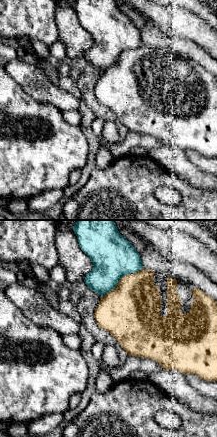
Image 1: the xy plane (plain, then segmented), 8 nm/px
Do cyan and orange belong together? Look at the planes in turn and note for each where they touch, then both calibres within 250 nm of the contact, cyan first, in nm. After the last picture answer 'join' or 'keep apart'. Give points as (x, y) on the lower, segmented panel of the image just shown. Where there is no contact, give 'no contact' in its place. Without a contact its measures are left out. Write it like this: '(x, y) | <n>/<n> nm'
(120, 278) | 340/420 nm

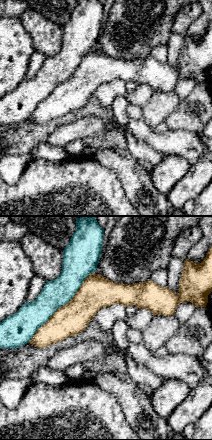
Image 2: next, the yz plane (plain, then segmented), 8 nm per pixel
(61, 306) | 220/260 nm

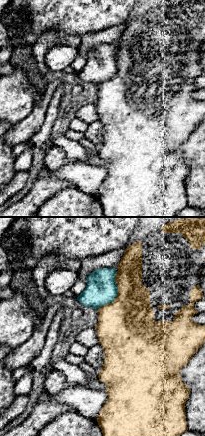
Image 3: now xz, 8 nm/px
(116, 295) | 260/440 nm

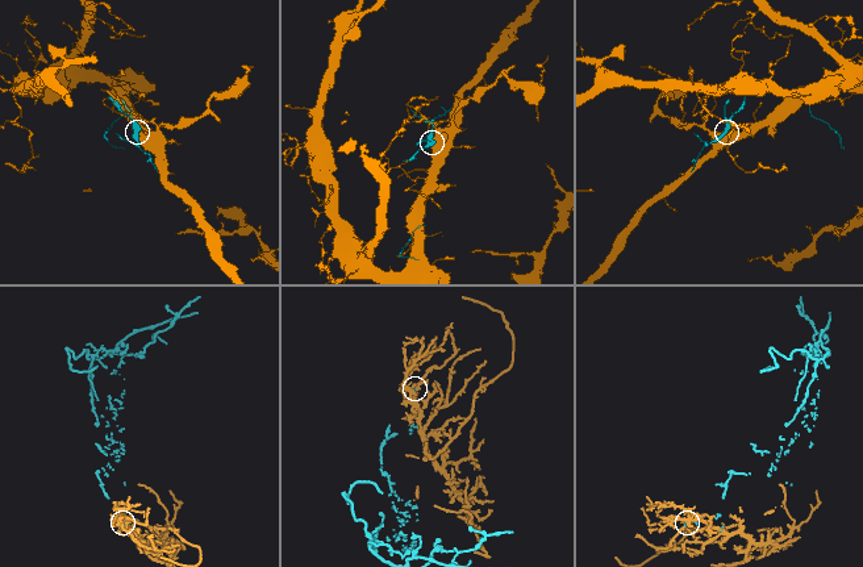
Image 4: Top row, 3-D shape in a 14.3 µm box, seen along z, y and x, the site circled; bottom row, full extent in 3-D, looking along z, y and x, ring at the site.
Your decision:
keep apart

